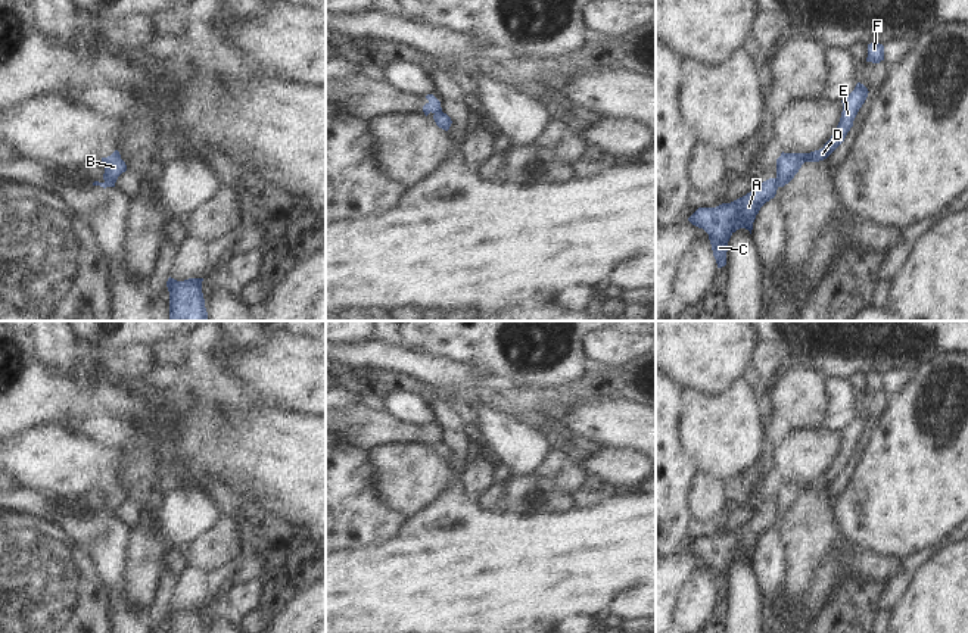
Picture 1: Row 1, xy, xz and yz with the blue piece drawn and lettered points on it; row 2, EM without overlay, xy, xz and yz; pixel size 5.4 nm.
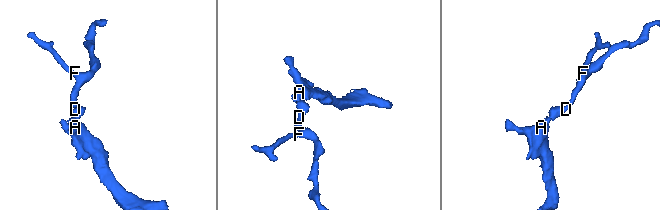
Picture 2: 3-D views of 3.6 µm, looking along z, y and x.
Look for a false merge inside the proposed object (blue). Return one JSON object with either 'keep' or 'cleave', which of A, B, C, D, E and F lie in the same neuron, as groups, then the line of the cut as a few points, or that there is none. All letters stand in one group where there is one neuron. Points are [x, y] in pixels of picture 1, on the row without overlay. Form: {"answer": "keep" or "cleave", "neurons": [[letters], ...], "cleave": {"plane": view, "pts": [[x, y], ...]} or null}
{"answer": "cleave", "neurons": [["A", "C"], ["B", "D", "E", "F"]], "cleave": {"plane": "yz", "pts": [[775, 508], [780, 515]]}}

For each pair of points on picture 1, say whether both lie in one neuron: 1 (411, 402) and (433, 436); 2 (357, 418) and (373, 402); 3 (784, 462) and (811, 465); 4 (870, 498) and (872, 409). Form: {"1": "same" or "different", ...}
{"1": "different", "2": "different", "3": "same", "4": "different"}

